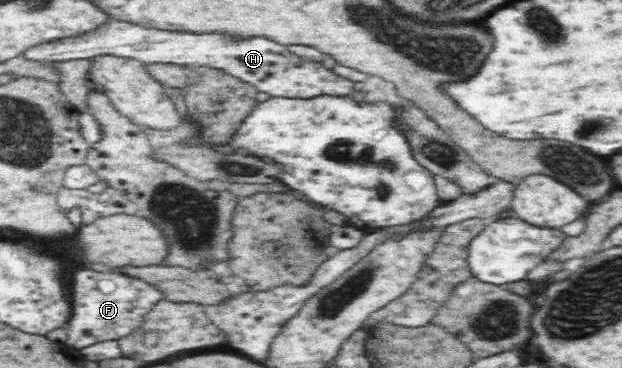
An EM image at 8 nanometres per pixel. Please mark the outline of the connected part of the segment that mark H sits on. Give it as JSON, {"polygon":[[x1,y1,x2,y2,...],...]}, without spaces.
{"polygon":[[110,17,98,27,90,31,64,39,57,39,53,42,39,43,23,51,20,58,36,62,72,61,76,59,93,59,100,55,113,55,126,59,134,59,140,63,172,63,174,65,184,65,186,67,213,67,215,70,222,70,235,76,242,82,253,85,258,92,264,91,270,97,304,98,318,97,318,95,346,95,352,91,352,81,336,74,332,69,324,67,294,67,294,69,284,69,290,51,280,42,267,38,266,36,250,36,240,38,230,34,205,33,195,34,183,31,161,30,149,28,142,24,133,24,126,21,115,20]]}

